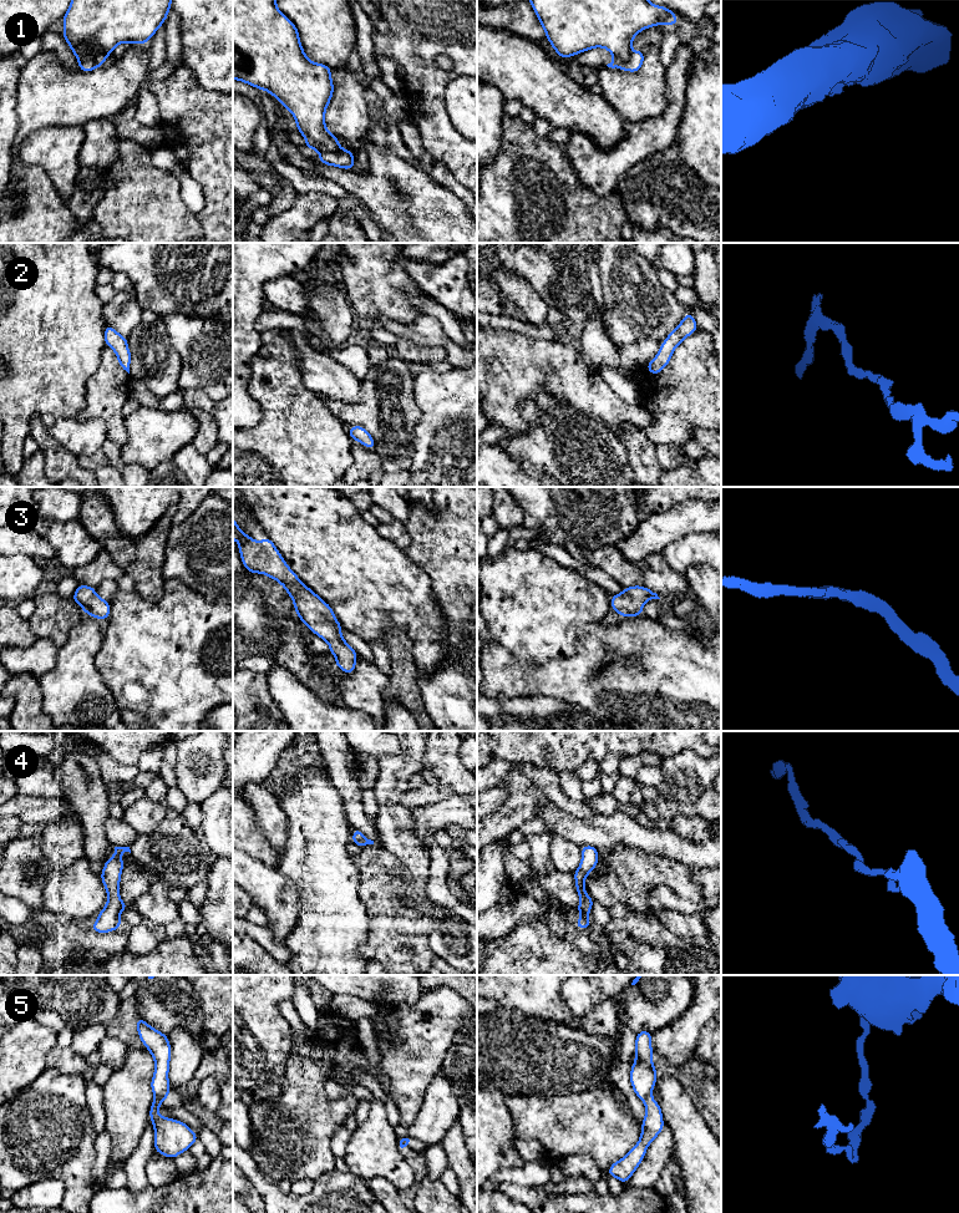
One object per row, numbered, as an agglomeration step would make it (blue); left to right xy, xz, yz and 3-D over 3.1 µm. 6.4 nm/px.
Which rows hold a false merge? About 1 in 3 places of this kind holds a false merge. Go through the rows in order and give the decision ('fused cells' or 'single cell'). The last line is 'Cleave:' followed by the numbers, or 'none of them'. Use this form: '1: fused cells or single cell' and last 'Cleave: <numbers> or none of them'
1: fused cells
2: single cell
3: single cell
4: single cell
5: fused cells
Cleave: 1, 5

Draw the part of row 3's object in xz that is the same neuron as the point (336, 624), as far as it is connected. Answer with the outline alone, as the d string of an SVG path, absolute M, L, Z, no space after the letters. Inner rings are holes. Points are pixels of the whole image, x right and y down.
M233 518L233 539L239 542L240 559L245 569L252 574L262 573L280 583L293 599L299 619L329 644L330 654L336 658L335 666L346 674L352 674L359 655L344 640L341 624L336 620L331 606L296 577L268 537L258 543L243 533Z

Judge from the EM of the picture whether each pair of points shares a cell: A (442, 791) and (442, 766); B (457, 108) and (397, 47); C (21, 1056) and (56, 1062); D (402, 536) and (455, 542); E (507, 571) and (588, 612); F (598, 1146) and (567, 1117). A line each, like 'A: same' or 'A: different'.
A: different
B: different
C: different
D: different
E: same
F: same

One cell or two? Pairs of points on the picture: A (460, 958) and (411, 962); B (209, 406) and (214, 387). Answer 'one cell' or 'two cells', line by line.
A: two cells
B: two cells

